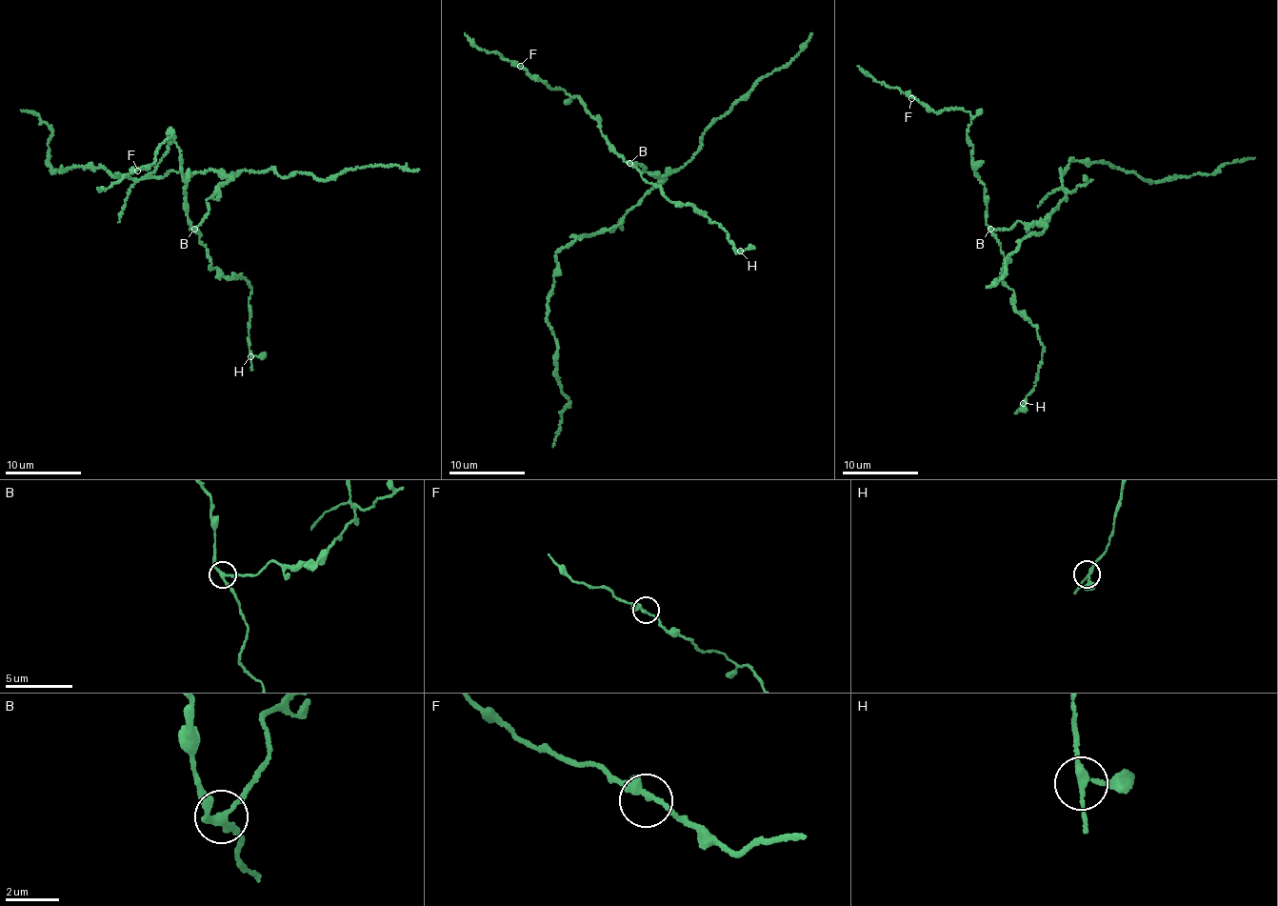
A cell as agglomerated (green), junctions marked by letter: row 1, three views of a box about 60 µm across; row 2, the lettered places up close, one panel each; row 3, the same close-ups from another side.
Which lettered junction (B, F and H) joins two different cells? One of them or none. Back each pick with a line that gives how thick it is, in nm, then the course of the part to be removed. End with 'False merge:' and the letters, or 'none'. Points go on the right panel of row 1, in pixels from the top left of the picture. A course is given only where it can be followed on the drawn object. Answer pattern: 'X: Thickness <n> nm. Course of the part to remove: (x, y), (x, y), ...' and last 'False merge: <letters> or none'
B: Thickness 200 nm. Course of the part to remove: (991, 229), (1045, 221), (1066, 199), (1060, 175), (1072, 160), (1108, 162), (1155, 183), (1255, 157)
False merge: B

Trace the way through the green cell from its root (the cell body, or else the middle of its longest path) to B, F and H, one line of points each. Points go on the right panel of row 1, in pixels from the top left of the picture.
B: (1051, 213), (1039, 225), (1036, 220), (1027, 224), (1019, 221), (1008, 229), (991, 229)
F: (1051, 213), (1039, 225), (988, 227), (985, 184), (967, 135), (970, 113), (957, 108), (936, 111), (911, 98)
H: (1051, 213), (1039, 225), (1019, 221), (991, 230), (1005, 261), (1000, 280), (1043, 347), (1038, 379), (1023, 403)

